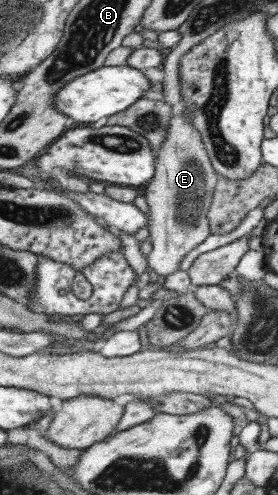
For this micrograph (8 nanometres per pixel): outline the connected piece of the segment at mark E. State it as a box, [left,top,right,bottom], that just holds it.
[144,105,219,277]

